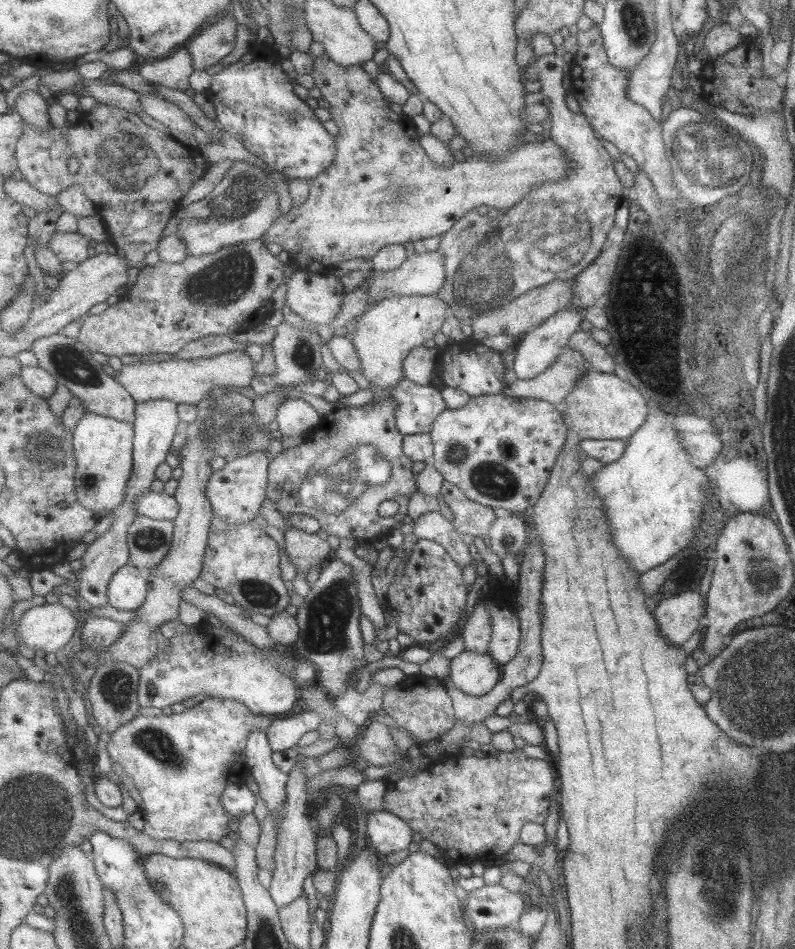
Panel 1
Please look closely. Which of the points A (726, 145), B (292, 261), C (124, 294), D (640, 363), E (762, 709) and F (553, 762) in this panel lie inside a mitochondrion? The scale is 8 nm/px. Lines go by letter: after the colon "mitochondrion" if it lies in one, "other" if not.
A: mitochondrion
B: other
C: other
D: mitochondrion
E: mitochondrion
F: other

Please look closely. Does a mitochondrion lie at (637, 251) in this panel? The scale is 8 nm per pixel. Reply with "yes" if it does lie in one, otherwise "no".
no

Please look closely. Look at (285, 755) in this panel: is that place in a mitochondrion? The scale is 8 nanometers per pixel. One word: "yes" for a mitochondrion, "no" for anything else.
no

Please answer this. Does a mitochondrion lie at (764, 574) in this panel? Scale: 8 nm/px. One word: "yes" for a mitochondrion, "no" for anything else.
yes

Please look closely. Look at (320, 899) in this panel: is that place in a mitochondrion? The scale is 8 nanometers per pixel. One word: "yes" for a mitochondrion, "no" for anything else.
no

